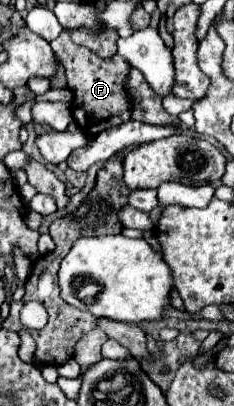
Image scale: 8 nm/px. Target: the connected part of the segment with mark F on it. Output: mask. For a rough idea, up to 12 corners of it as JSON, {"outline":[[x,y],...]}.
{"outline":[[61,32],[51,46],[73,118],[95,136],[131,120],[131,68]]}

